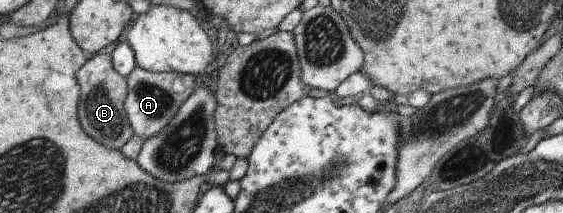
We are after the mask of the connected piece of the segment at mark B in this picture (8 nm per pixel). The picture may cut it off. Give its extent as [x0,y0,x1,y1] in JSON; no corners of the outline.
[79,54,136,149]

